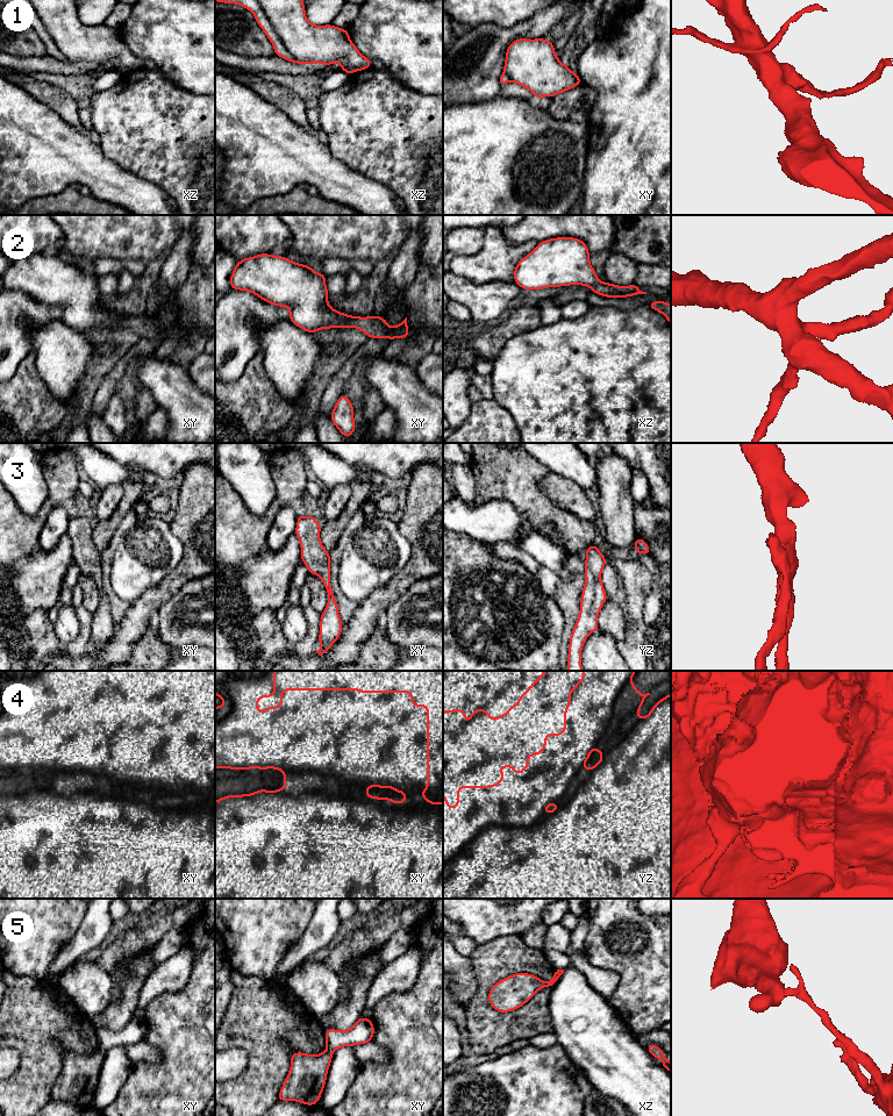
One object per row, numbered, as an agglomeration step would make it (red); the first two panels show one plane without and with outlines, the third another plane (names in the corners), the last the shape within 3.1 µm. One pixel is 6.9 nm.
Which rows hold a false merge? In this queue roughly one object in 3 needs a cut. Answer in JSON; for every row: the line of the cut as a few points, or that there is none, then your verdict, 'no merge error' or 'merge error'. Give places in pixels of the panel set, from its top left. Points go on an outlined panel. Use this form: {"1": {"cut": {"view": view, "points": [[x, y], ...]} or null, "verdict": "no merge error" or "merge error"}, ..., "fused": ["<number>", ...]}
{"1": {"cut": null, "verdict": "no merge error"}, "2": {"cut": null, "verdict": "no merge error"}, "3": {"cut": null, "verdict": "no merge error"}, "4": {"cut": {"view": "xy", "points": [[318, 775], [301, 792], [283, 793], [277, 789]]}, "verdict": "merge error"}, "5": {"cut": {"view": "xy", "points": [[327, 1049], [331, 1052]]}, "verdict": "merge error"}, "fused": ["4", "5"]}

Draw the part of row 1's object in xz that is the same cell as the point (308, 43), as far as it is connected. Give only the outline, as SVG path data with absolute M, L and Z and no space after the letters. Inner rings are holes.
M215 0L223 3L237 3L250 10L264 30L274 48L274 55L295 64L321 63L328 67L334 62L341 64L341 70L348 74L371 67L371 59L364 57L351 42L347 29L333 24L315 26L306 17L305 2L302 0Z

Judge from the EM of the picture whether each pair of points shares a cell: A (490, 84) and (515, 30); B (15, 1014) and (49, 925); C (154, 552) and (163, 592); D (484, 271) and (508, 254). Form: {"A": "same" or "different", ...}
{"A": "same", "B": "different", "C": "different", "D": "same"}

